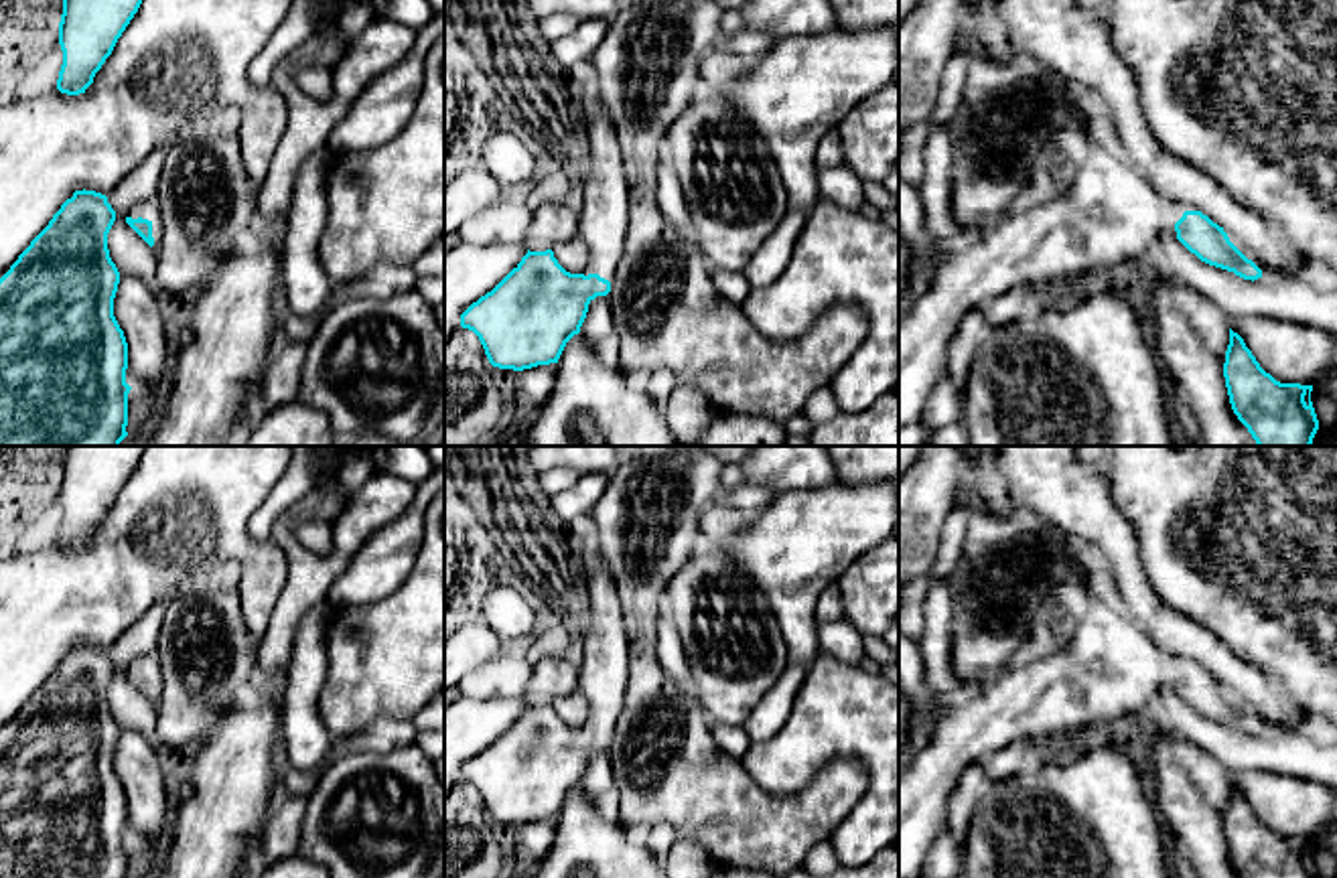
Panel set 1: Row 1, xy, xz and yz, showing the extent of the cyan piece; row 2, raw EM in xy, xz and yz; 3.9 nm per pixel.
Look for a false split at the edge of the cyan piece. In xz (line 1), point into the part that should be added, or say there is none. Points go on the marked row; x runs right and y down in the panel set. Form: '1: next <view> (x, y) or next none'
1: next xz (603, 220)

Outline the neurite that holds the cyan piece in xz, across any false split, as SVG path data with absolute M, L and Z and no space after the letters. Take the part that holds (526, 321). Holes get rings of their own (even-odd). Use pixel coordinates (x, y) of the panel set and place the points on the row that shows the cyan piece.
M605 109L590 126L590 160L578 213L578 239L588 249L584 272L566 272L552 249L527 249L491 292L461 314L461 326L479 337L493 367L523 371L558 363L566 343L580 333L588 304L611 292L627 235L629 187Z

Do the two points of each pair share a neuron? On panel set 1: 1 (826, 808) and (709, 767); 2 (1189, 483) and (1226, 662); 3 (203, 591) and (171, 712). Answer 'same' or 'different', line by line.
1: same
2: different
3: same

